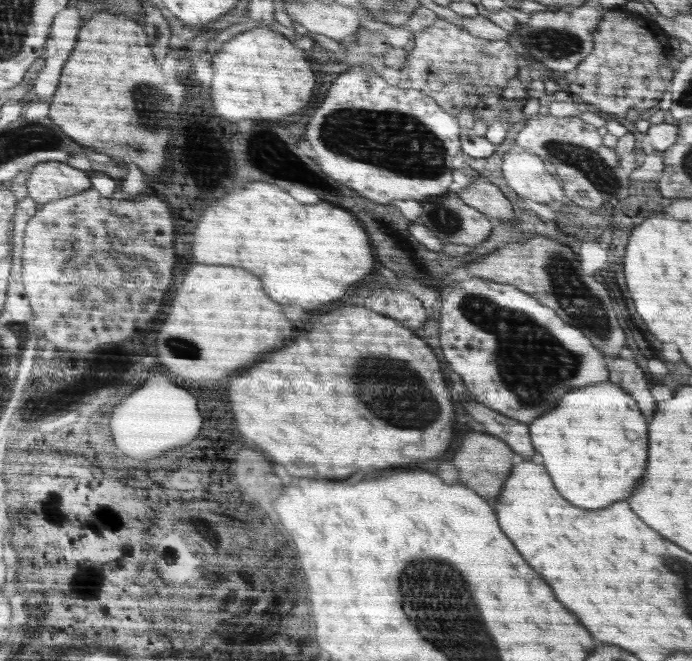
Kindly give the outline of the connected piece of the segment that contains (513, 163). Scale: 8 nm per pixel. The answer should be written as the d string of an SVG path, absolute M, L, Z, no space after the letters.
M513 147L502 159L502 174L519 197L543 204L568 203L563 185L548 173L543 157L532 151Z

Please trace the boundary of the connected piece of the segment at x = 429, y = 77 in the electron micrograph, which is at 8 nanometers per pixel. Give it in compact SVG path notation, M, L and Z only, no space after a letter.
M438 18L420 36L412 37L415 42L414 49L407 54L405 67L400 70L400 89L418 89L434 99L452 116L458 116L462 108L470 108L474 118L481 118L484 122L499 120L502 112L502 93L506 89L507 82L516 77L520 68L518 55L505 40L486 40L472 36L463 26L452 24L447 20Z

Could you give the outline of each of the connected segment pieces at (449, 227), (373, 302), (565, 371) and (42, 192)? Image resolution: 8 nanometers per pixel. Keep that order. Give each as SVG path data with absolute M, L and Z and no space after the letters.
M447 192L444 196L432 197L432 200L420 202L424 213L418 219L430 232L436 235L442 242L454 244L465 244L474 247L486 240L494 230L494 222L482 214L479 210L472 208L462 200L456 193Z
M376 290L372 292L372 296L364 298L364 306L372 308L374 312L384 312L384 316L393 317L412 331L421 328L426 320L427 313L422 308L422 302L418 302L418 298L404 290Z
M473 277L466 281L455 282L448 288L450 291L446 291L440 295L440 304L438 304L438 315L440 317L440 344L442 350L444 350L444 358L450 362L450 368L464 376L464 384L466 389L474 394L474 398L478 402L482 402L484 406L497 410L504 416L513 418L526 424L536 420L542 414L550 412L552 408L556 408L558 400L568 394L570 390L576 390L576 388L584 388L584 386L592 386L592 384L600 384L600 382L606 382L608 380L608 370L606 370L606 362L604 362L604 356L600 354L600 349L594 348L590 344L590 340L574 326L566 324L566 321L560 320L555 309L548 308L537 297L532 296L531 293L526 293L522 289L516 288L511 284L500 284L499 281L486 280L484 278Z
M43 162L32 169L29 197L42 205L76 196L93 188L91 174L69 162Z

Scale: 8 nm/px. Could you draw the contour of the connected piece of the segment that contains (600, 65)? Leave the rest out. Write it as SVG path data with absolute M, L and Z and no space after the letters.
M608 8L600 19L599 26L594 29L592 36L595 39L593 51L584 58L572 72L569 78L570 95L592 106L596 112L605 117L624 119L632 108L642 113L648 109L654 110L665 94L668 93L672 74L672 62L668 58L667 33L654 22L652 18L635 16L625 9Z

